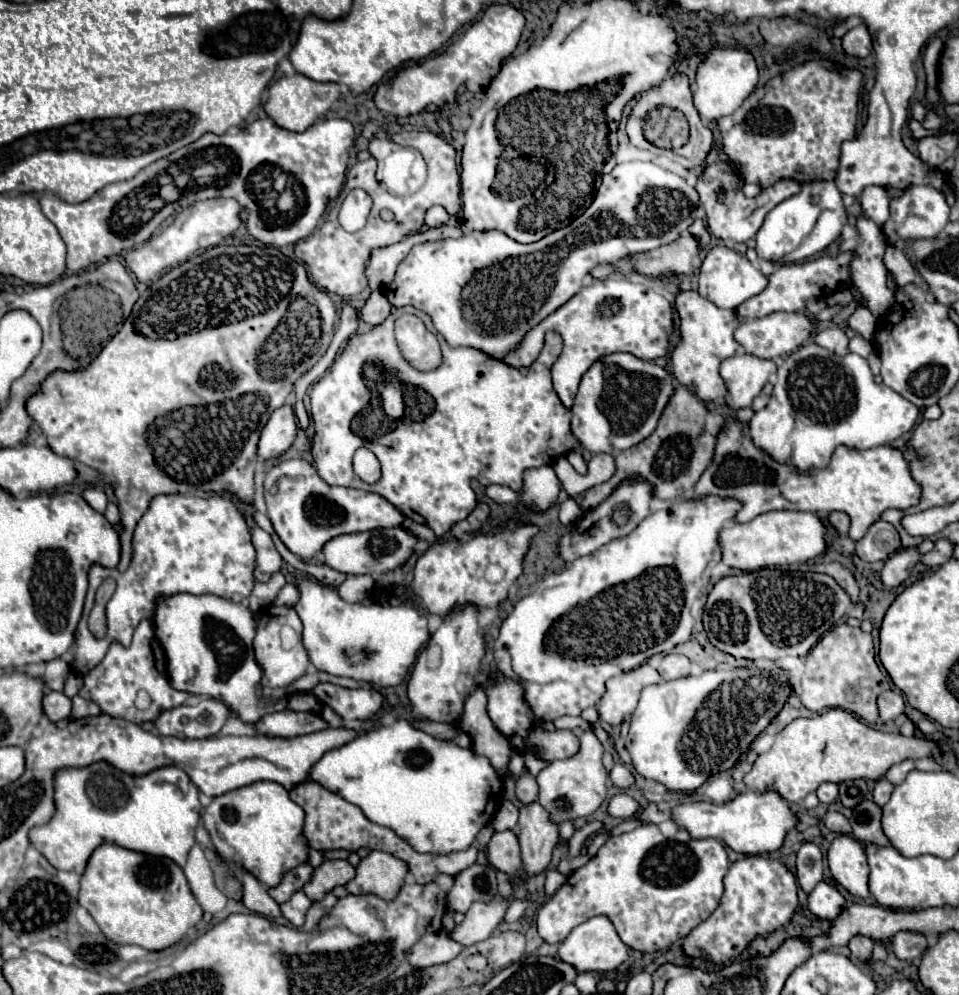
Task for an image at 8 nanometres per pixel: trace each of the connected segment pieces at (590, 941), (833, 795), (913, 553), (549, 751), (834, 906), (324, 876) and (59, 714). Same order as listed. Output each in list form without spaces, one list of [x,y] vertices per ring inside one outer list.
[[[594,916],[592,920],[586,920],[584,924],[576,926],[570,936],[560,944],[558,948],[558,956],[560,960],[572,964],[578,972],[608,972],[608,970],[616,970],[622,962],[626,962],[628,958],[628,948],[626,944],[620,940],[620,936],[616,934],[612,922],[606,916]]]
[[[824,782],[824,784],[818,786],[816,794],[818,794],[818,800],[820,800],[820,802],[824,802],[824,804],[832,804],[832,802],[838,798],[838,784]]]
[[[908,548],[906,552],[896,552],[894,556],[890,556],[884,562],[884,568],[880,570],[884,588],[892,590],[892,588],[902,586],[910,576],[910,568],[914,568],[918,564],[918,558],[920,558],[918,548]]]
[[[534,728],[528,738],[528,744],[540,750],[542,760],[570,758],[580,750],[580,740],[570,730],[544,732],[540,728]]]
[[[820,882],[808,896],[808,908],[814,916],[824,920],[834,920],[844,910],[844,896],[830,884]]]
[[[326,860],[322,866],[314,870],[312,880],[304,886],[304,894],[318,902],[324,900],[328,892],[332,892],[336,886],[346,886],[356,876],[356,870],[346,860]]]
[[[48,692],[42,700],[42,706],[44,706],[44,714],[52,722],[68,720],[70,712],[72,712],[72,700],[68,696],[64,696],[62,692]]]

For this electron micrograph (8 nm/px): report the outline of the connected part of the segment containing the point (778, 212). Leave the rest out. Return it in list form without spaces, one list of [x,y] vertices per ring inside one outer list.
[[[820,180],[814,184],[804,184],[800,194],[780,202],[776,208],[772,208],[766,214],[764,224],[756,234],[756,252],[760,258],[778,264],[800,262],[826,248],[832,240],[836,240],[844,222],[846,222],[846,212],[834,182]]]

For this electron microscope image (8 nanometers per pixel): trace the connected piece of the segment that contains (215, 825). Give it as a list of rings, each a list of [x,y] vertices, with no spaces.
[[[254,782],[216,796],[202,814],[216,854],[256,876],[268,888],[276,888],[284,874],[308,862],[308,840],[304,838],[304,810],[288,798],[284,786],[276,782]]]

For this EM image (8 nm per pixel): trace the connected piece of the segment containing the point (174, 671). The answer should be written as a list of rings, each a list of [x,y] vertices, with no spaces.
[[[172,594],[166,596],[166,600],[156,600],[154,628],[158,640],[164,646],[168,658],[168,676],[174,688],[222,698],[232,708],[232,712],[240,714],[240,718],[248,724],[254,724],[268,712],[284,708],[294,712],[320,712],[320,702],[312,692],[296,692],[290,696],[290,702],[270,702],[256,696],[256,688],[262,676],[262,670],[256,664],[252,652],[256,622],[254,614],[242,604],[208,594]]]

